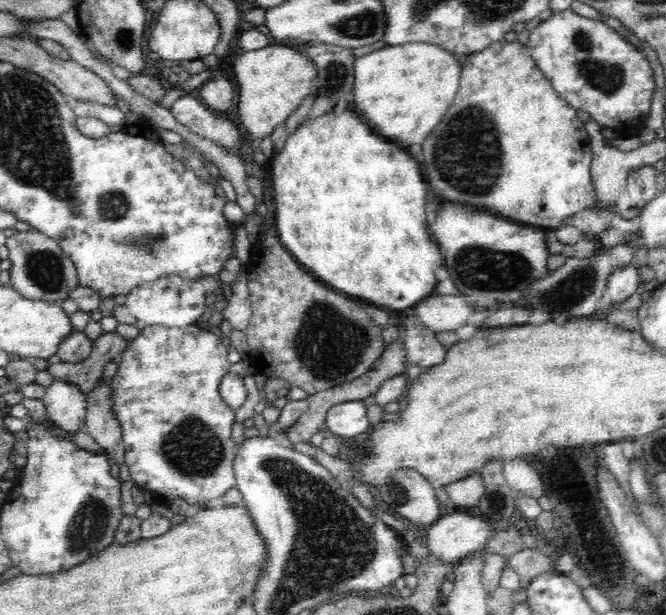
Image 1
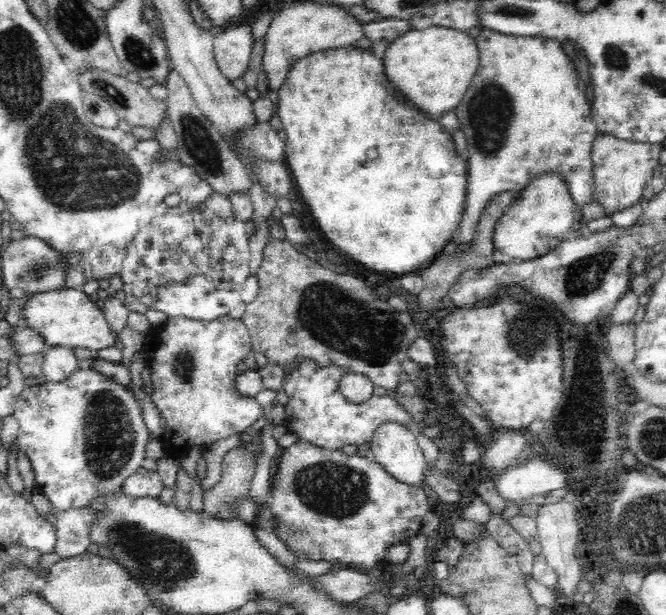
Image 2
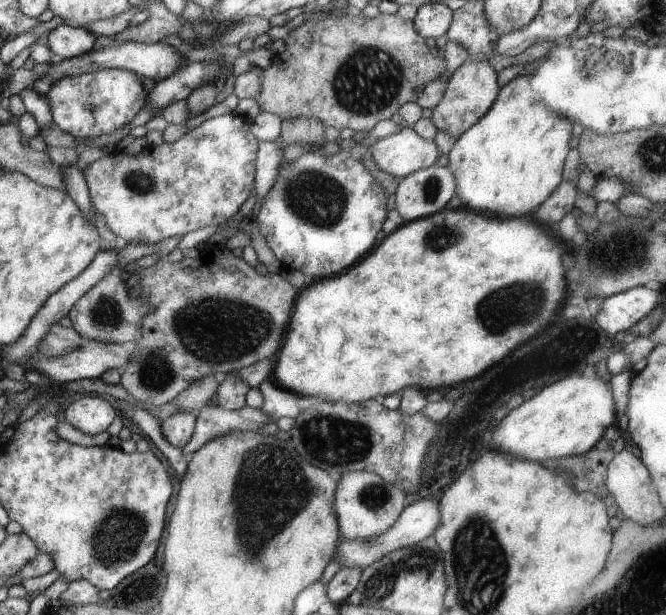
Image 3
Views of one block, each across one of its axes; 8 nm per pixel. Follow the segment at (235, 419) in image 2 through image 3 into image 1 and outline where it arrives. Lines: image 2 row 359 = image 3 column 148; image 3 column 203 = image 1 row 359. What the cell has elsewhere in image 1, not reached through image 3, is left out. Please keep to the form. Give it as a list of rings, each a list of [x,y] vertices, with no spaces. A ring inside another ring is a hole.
[[[146,325],[134,340],[124,348],[120,354],[122,361],[118,364],[118,370],[112,378],[112,411],[114,417],[122,424],[122,441],[124,441],[124,462],[128,464],[130,480],[143,486],[152,492],[156,498],[162,502],[174,499],[184,499],[190,505],[206,508],[218,504],[220,497],[230,488],[236,486],[235,463],[236,444],[232,441],[232,424],[234,424],[235,410],[230,408],[219,392],[220,380],[229,372],[231,363],[228,361],[228,349],[224,346],[220,337],[212,332],[205,331],[199,325],[190,325],[186,328],[166,328],[160,325]]]

